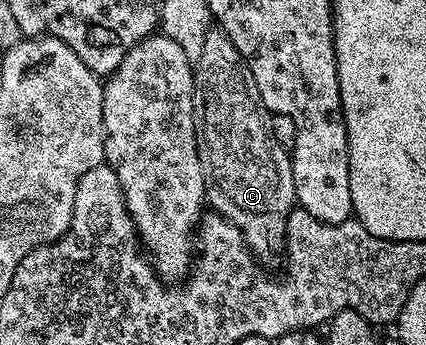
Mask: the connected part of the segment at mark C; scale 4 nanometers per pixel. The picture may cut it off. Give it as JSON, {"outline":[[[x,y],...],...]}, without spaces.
{"outline":[[[211,29],[204,37],[204,49],[200,49],[200,57],[194,63],[194,132],[206,178],[206,203],[242,231],[246,247],[259,263],[271,265],[277,259],[279,262],[286,249],[286,222],[296,207],[292,155],[270,131],[252,73],[236,45],[221,29]]]}

